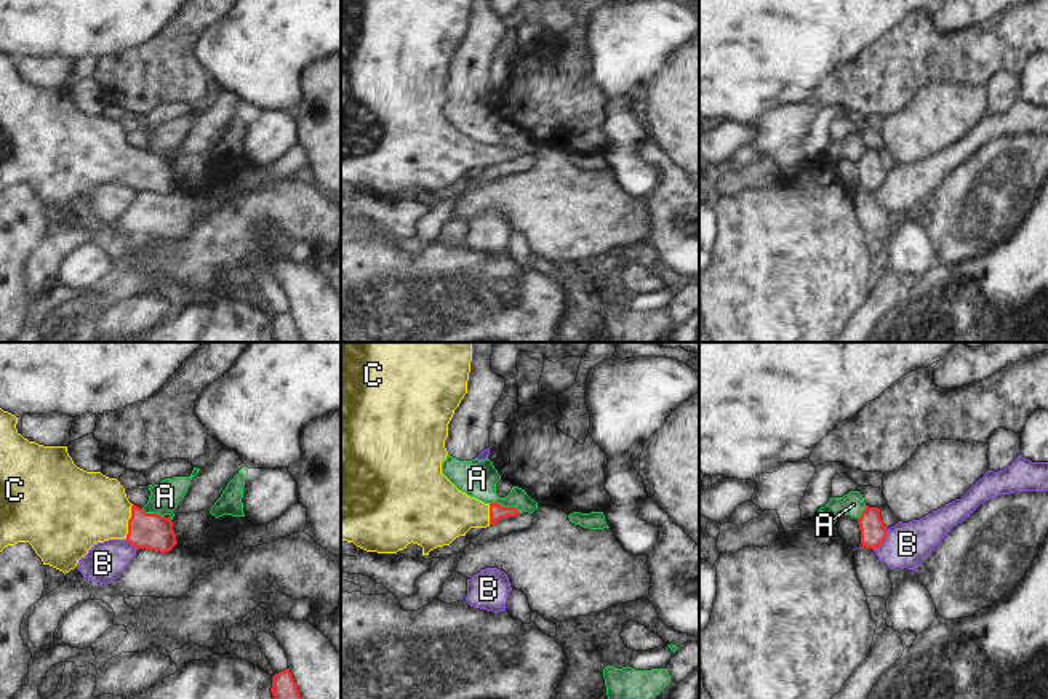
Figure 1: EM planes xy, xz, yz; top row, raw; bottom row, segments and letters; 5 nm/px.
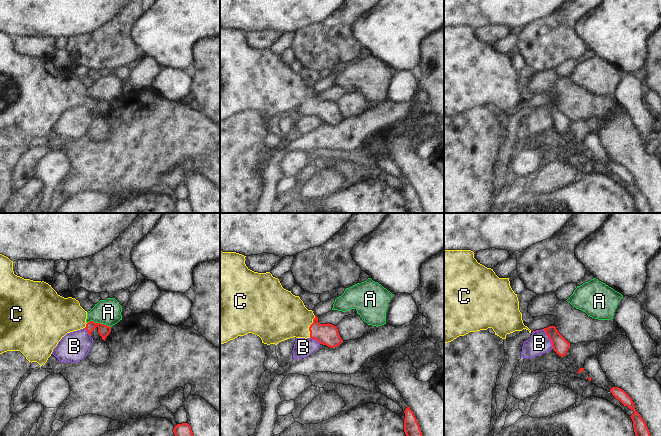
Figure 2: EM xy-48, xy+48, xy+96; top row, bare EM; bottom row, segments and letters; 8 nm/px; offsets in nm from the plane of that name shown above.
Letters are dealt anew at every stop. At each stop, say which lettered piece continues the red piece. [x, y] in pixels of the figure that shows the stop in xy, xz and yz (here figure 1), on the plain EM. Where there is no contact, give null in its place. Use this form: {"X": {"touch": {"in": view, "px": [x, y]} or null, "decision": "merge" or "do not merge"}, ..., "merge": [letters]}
{"A": {"touch": {"in": "xz", "px": [506, 149]}, "decision": "do not merge"}, "B": {"touch": {"in": "yz", "px": [884, 183]}, "decision": "do not merge"}, "C": {"touch": {"in": "xy", "px": [128, 163]}, "decision": "merge"}, "merge": ["C"]}

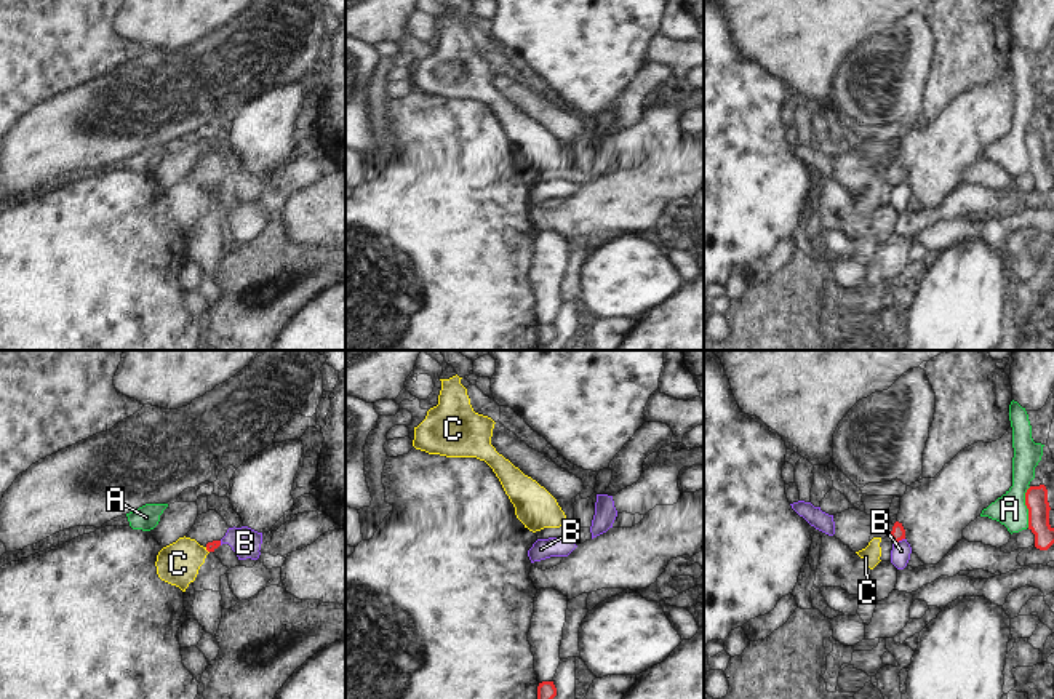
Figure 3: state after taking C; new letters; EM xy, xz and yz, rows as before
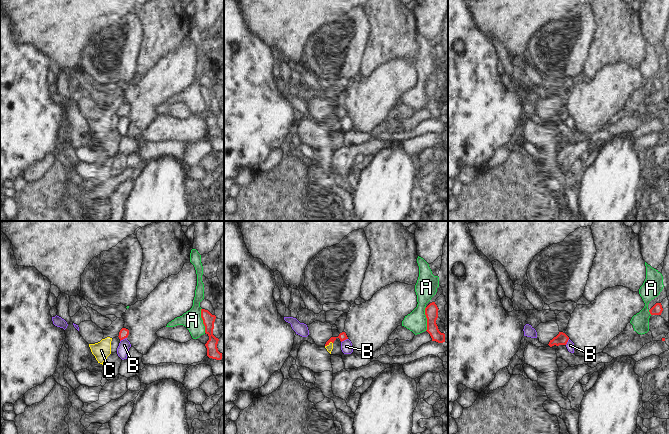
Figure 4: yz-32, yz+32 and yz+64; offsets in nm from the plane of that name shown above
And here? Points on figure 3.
{"A": {"touch": {"in": "yz", "px": [1027, 149]}, "decision": "do not merge"}, "B": {"touch": {"in": "yz", "px": [899, 181]}, "decision": "do not merge"}, "C": {"touch": {"in": "xy", "px": [207, 191]}, "decision": "do not merge"}, "merge": []}

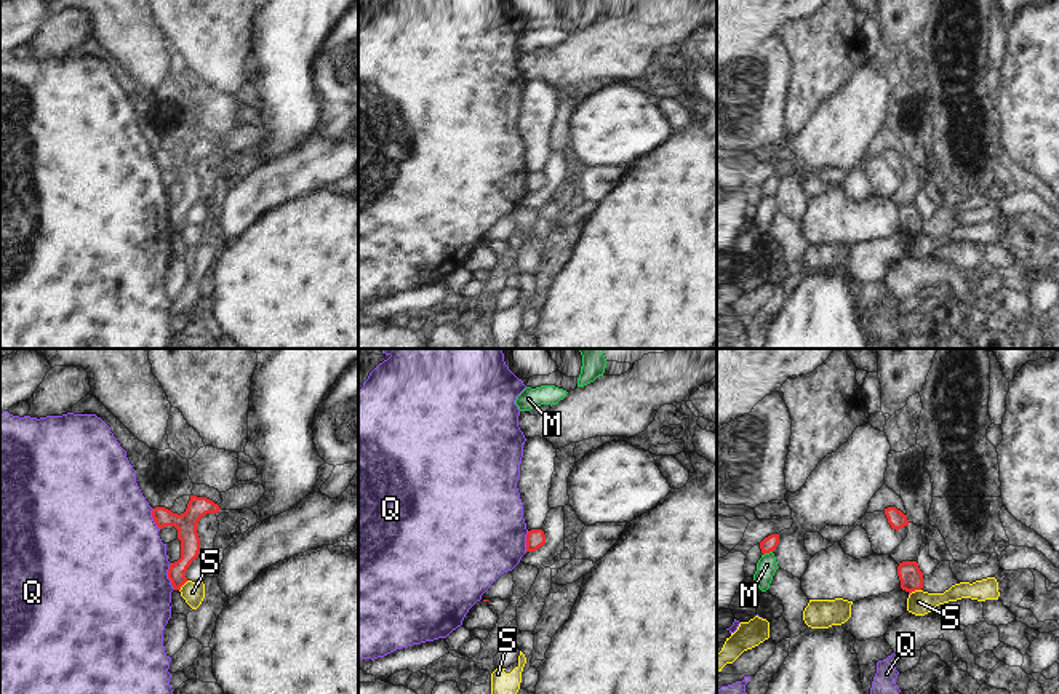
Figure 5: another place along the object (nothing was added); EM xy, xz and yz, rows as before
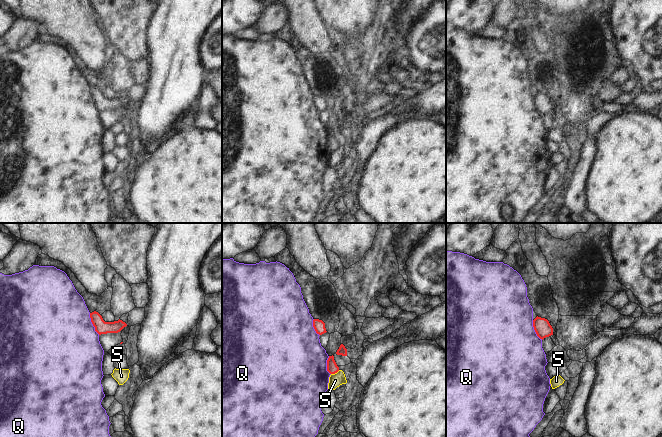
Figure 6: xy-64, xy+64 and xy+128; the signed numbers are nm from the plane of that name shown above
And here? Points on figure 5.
{"M": {"touch": {"in": "yz", "px": [767, 194]}, "decision": "do not merge"}, "Q": {"touch": {"in": "xy", "px": [168, 218]}, "decision": "do not merge"}, "S": {"touch": {"in": "yz", "px": [915, 231]}, "decision": "do not merge"}, "merge": []}

